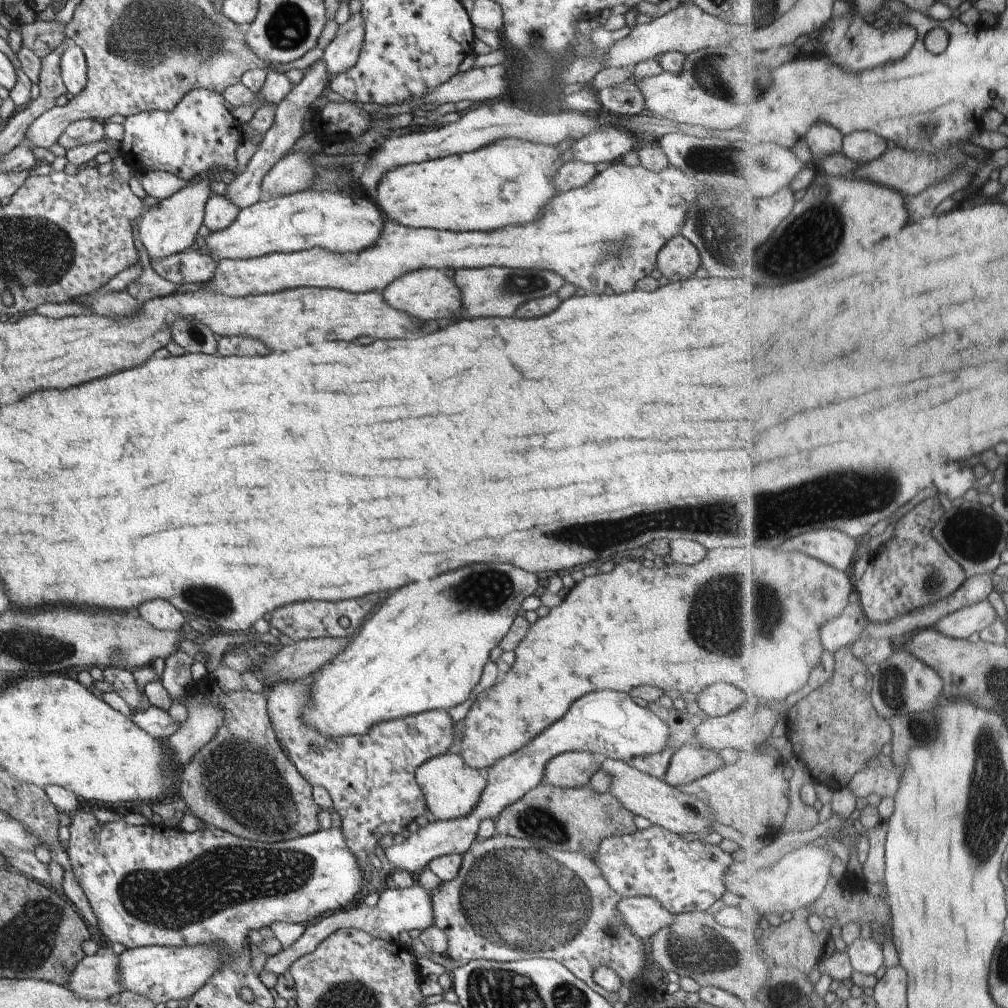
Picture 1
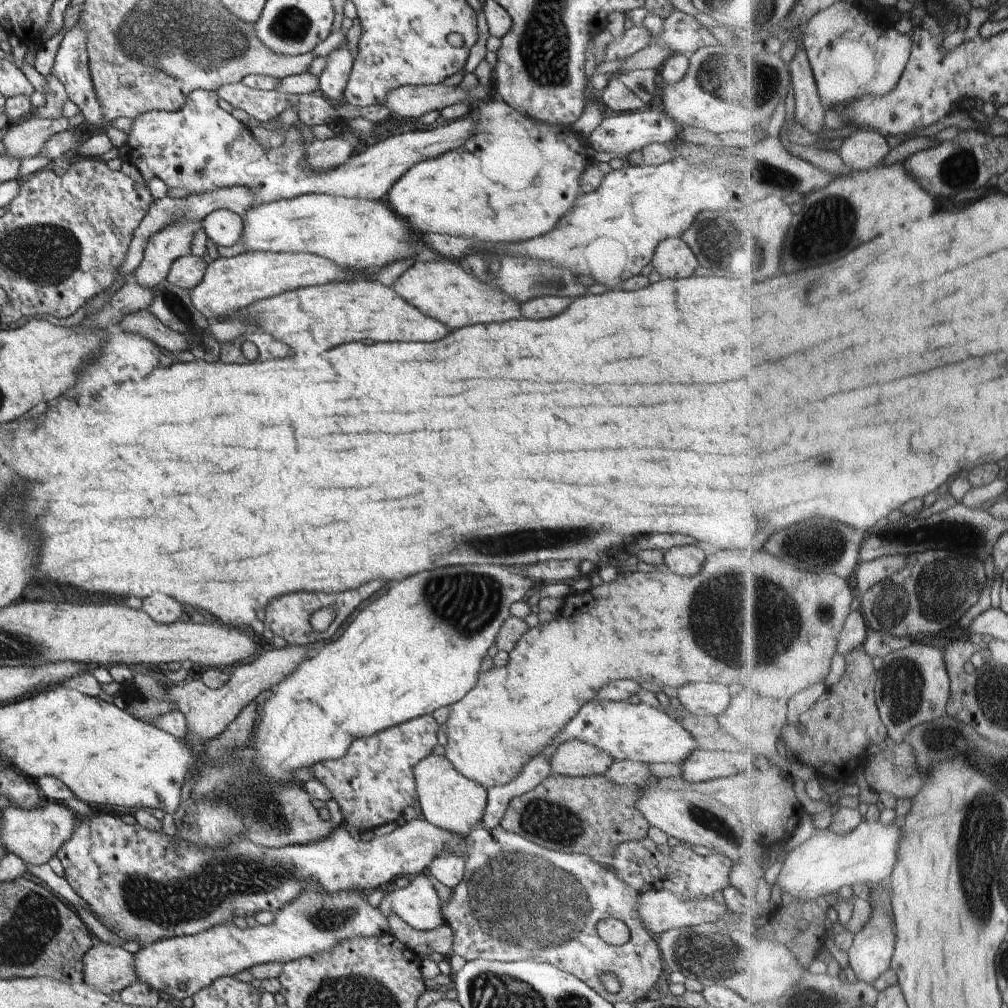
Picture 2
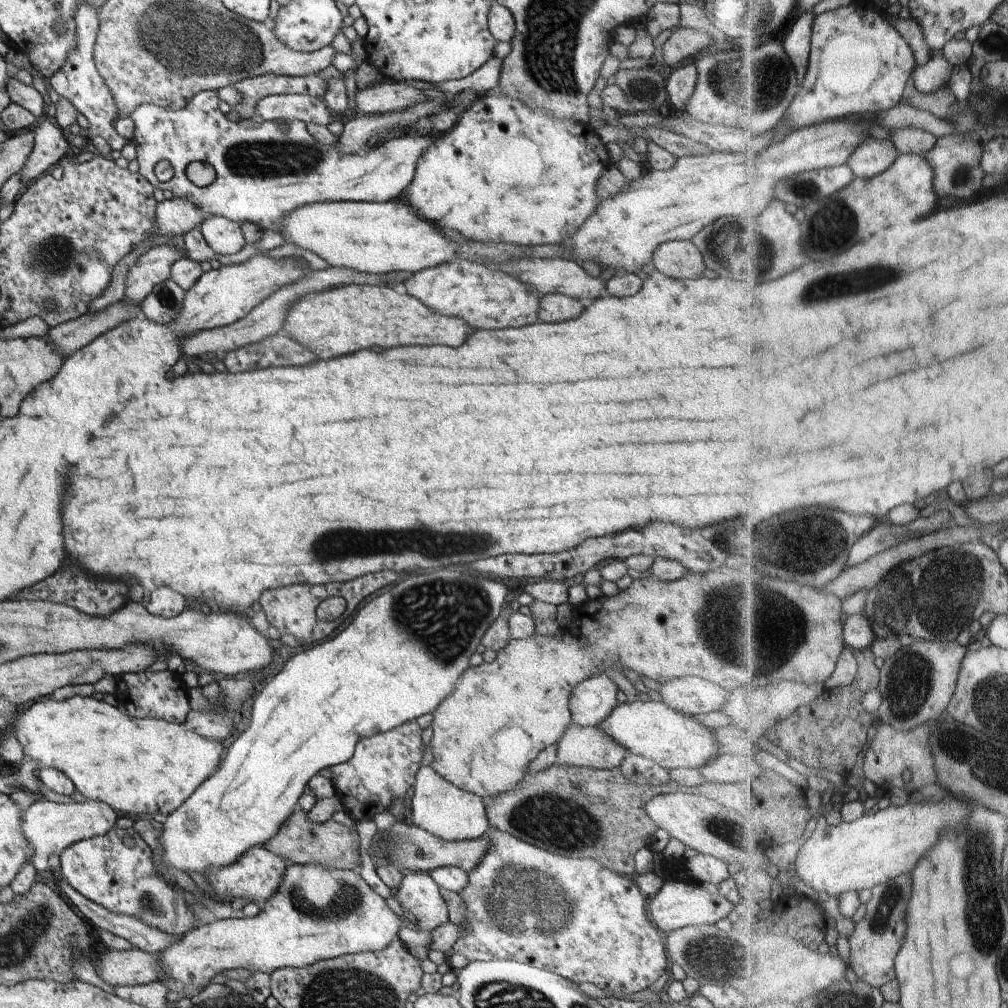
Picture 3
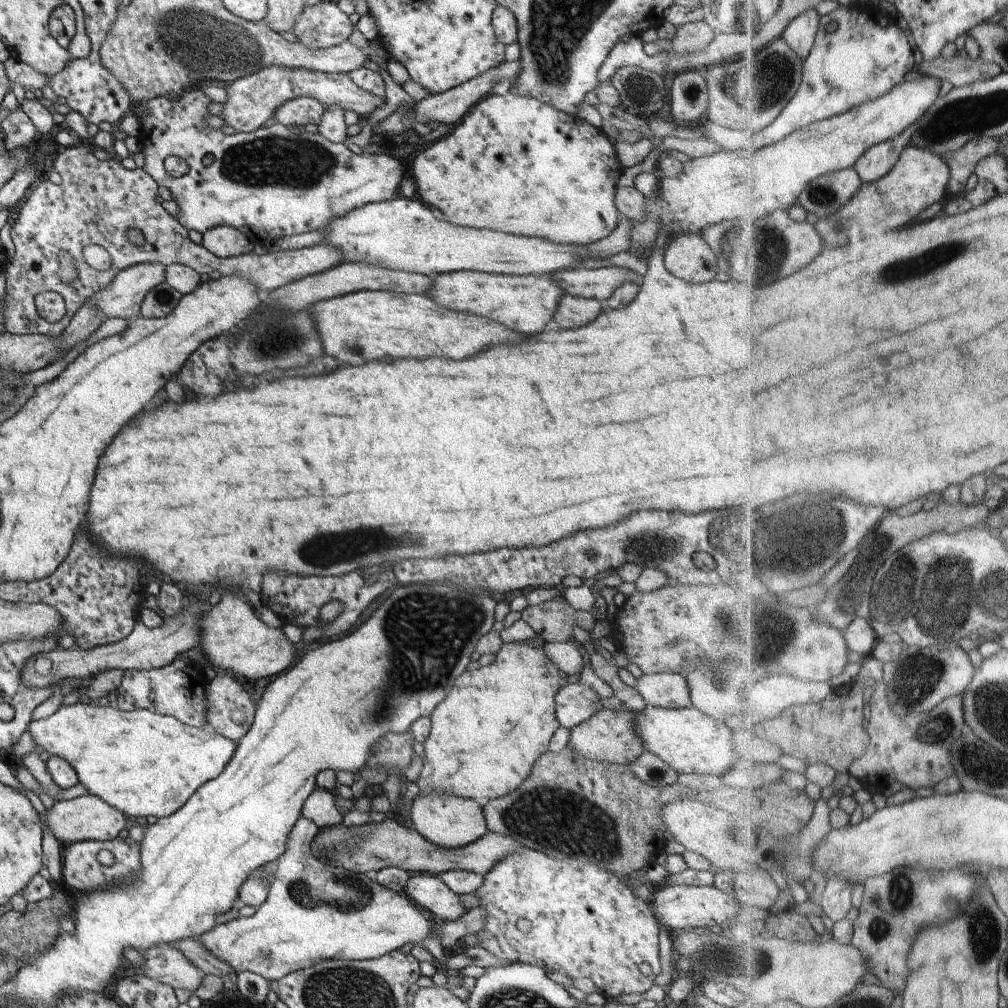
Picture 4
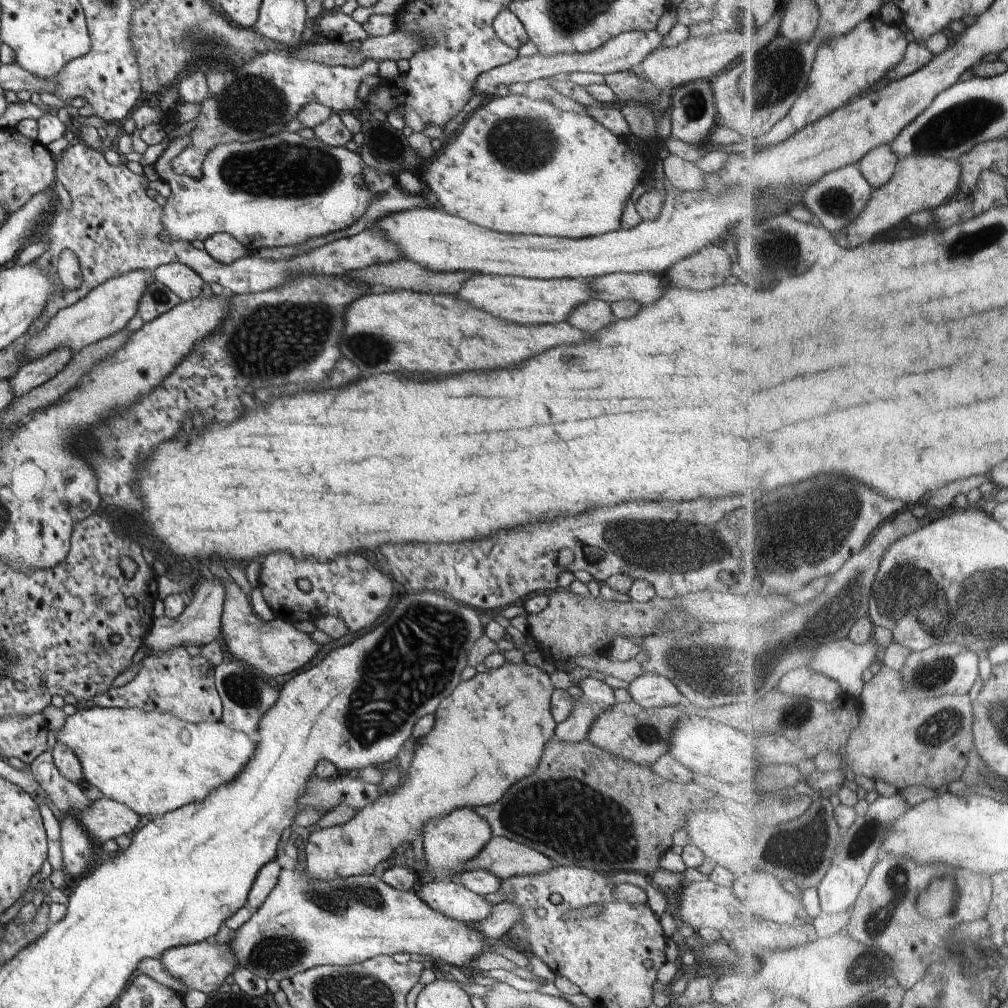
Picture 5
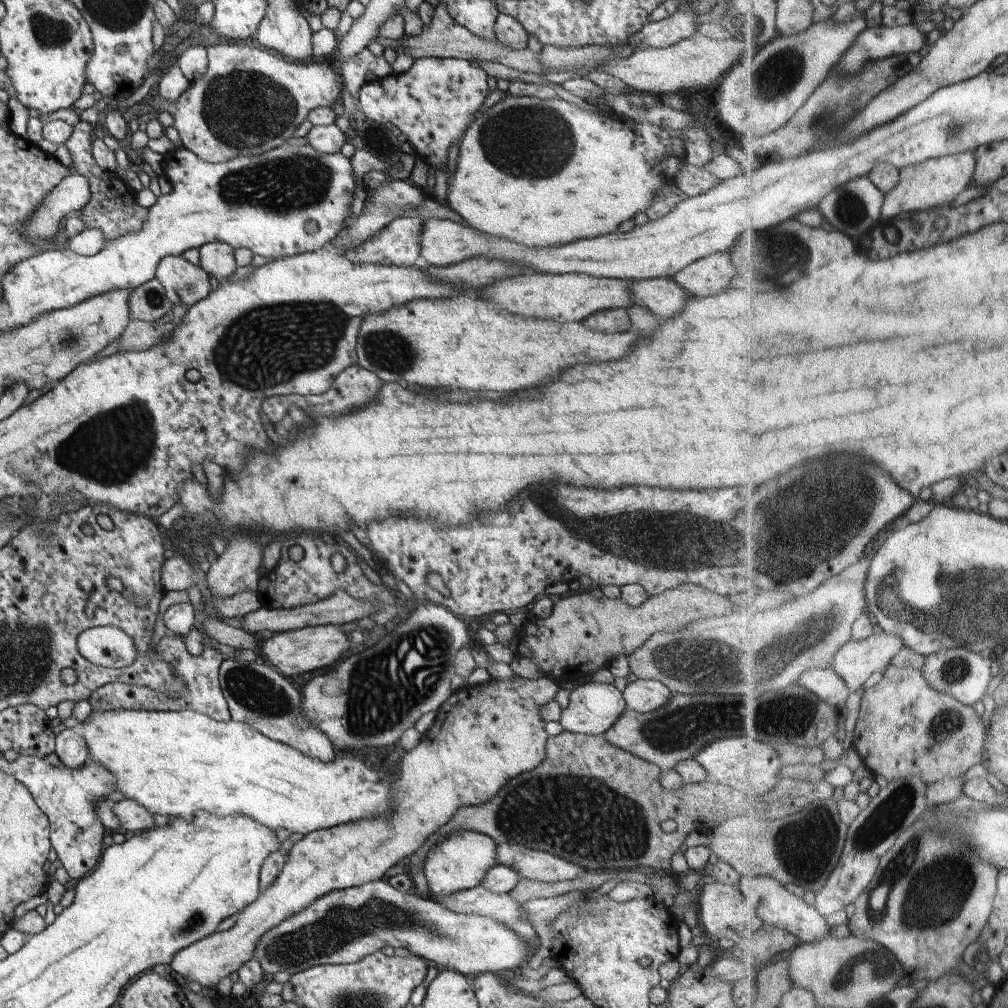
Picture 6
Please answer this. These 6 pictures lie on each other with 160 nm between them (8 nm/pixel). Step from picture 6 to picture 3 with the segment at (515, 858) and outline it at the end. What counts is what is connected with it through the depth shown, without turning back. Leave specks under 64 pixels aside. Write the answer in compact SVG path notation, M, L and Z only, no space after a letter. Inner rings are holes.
M299 807L285 820L278 832L263 844L266 850L280 855L284 859L319 863L330 866L332 870L358 869L358 835L356 828L349 828L333 819L323 823L315 823L307 819L307 813ZM396 822L394 826L386 831L379 831L375 836L374 848L380 847L381 851L387 854L388 859L388 849L385 848L388 845L388 840L390 842L389 850L389 862L397 867L403 872L413 872L413 871L426 871L429 872L435 868L447 867L447 866L457 866L463 868L466 872L470 872L477 864L481 861L481 858L486 854L489 847L489 840L487 836L478 837L474 840L463 840L463 841L447 841L441 839L439 836L433 835L432 833L426 832L423 828L417 827L416 825L407 825L405 822Z

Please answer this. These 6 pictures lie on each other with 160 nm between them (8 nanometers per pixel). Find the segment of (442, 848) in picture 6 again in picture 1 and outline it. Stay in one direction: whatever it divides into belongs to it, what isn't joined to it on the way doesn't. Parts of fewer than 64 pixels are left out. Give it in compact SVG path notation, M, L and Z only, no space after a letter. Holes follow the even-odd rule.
M442 753L421 764L415 772L417 785L423 792L428 810L438 820L457 819L473 811L487 785L484 772L469 767L461 754Z

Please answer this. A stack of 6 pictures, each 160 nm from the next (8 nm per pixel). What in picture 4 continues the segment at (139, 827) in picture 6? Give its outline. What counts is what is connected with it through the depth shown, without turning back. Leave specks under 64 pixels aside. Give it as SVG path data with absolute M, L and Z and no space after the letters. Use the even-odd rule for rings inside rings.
M88 794L86 796L80 796L80 798L74 798L74 800L61 800L58 801L44 812L39 814L40 820L42 820L42 829L48 830L54 834L60 844L68 846L68 844L75 844L79 841L110 841L114 838L118 838L120 832L128 826L128 816L112 808L110 804L106 804L104 800Z

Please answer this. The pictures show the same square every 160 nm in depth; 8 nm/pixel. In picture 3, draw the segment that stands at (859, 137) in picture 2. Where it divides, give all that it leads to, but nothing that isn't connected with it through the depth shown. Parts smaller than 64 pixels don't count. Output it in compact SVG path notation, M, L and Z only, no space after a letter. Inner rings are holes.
M870 137L854 151L848 164L861 177L874 178L888 170L901 156L901 150L892 139Z

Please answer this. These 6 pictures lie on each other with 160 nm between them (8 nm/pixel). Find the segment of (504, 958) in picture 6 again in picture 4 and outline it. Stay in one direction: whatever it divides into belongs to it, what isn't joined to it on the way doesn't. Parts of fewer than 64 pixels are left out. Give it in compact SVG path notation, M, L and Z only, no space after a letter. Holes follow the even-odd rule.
M301 818L296 822L289 835L285 852L275 863L273 880L266 902L253 916L240 917L226 924L217 924L212 930L202 934L200 944L220 959L227 961L236 972L254 972L266 978L268 982L278 981L288 974L311 968L324 960L372 960L387 953L400 950L404 945L422 945L430 936L433 928L430 919L417 909L416 904L403 893L396 893L371 880L364 873L333 867L322 859L317 859L311 852L311 844L319 832L319 827Z

